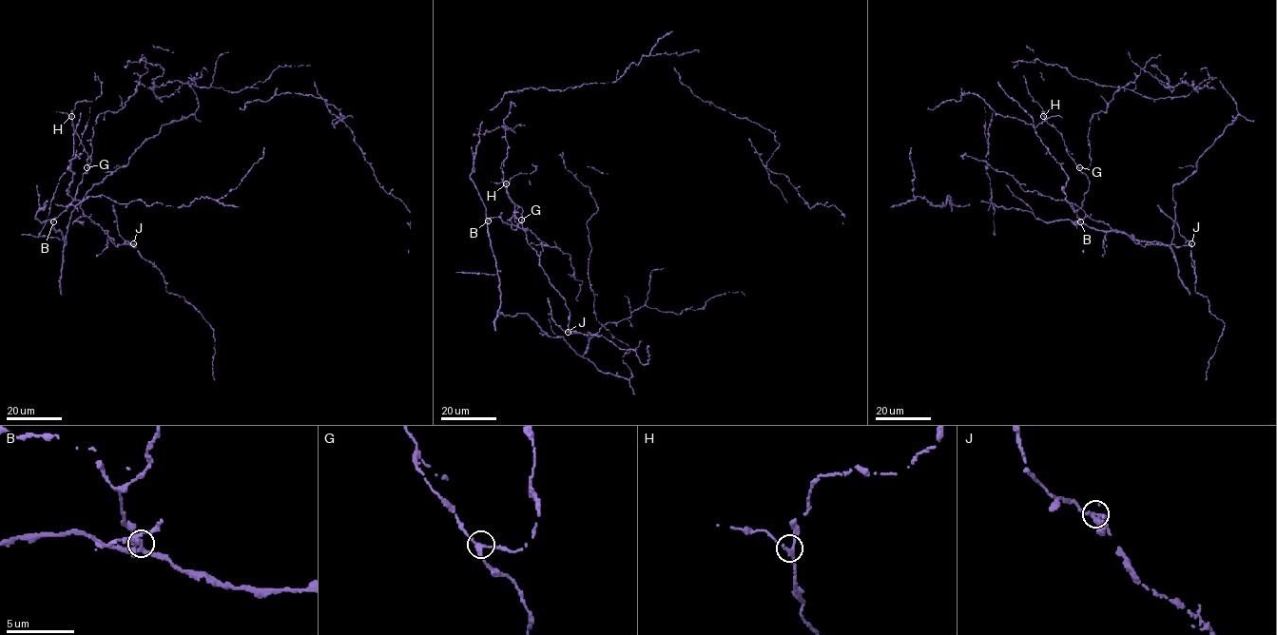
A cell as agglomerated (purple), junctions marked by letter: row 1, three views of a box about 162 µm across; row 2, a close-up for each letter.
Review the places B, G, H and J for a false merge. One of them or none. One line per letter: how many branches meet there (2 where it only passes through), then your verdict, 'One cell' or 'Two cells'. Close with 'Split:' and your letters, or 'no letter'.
B: Branches: 3. One cell
G: Branches: 3. One cell
H: Branches: 3. One cell
J: Branches: 3. Two cells
Split: J

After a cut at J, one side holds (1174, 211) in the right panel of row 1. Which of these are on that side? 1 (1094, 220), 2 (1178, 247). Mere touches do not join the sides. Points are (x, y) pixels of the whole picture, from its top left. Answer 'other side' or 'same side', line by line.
1: other side
2: other side

